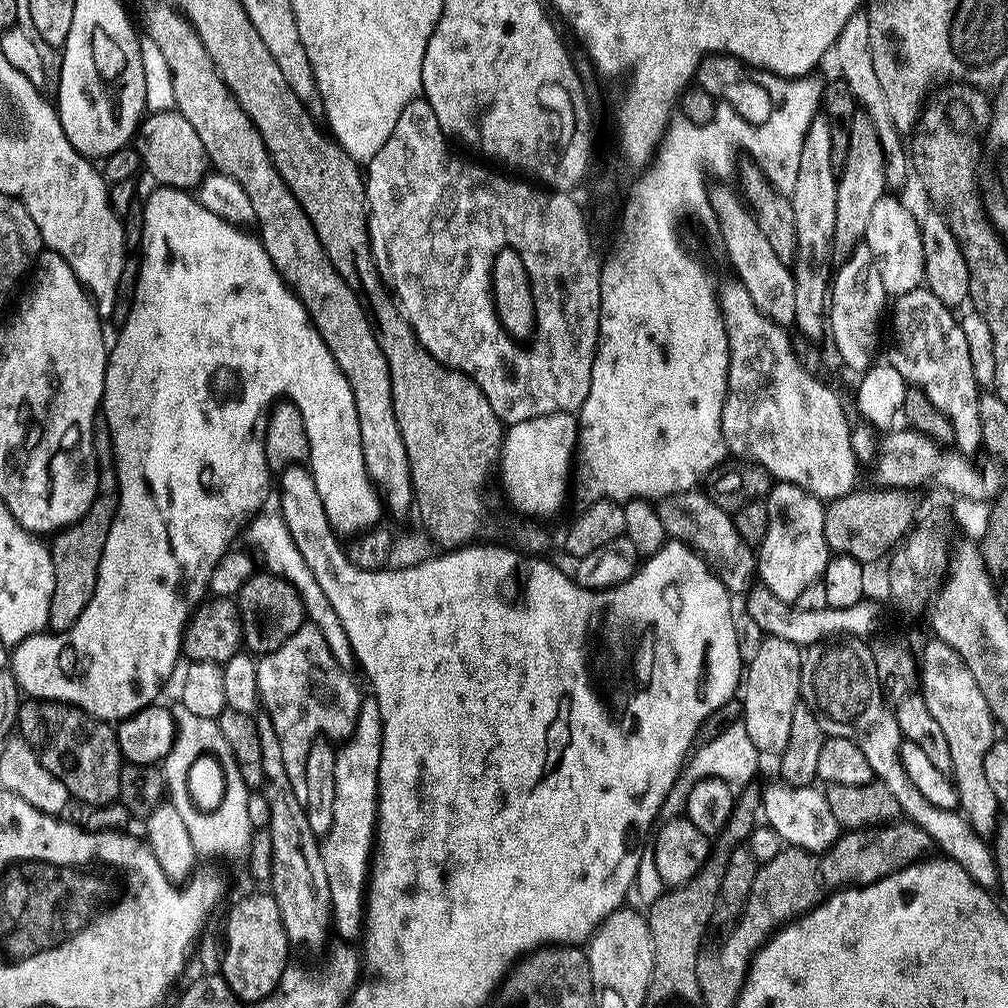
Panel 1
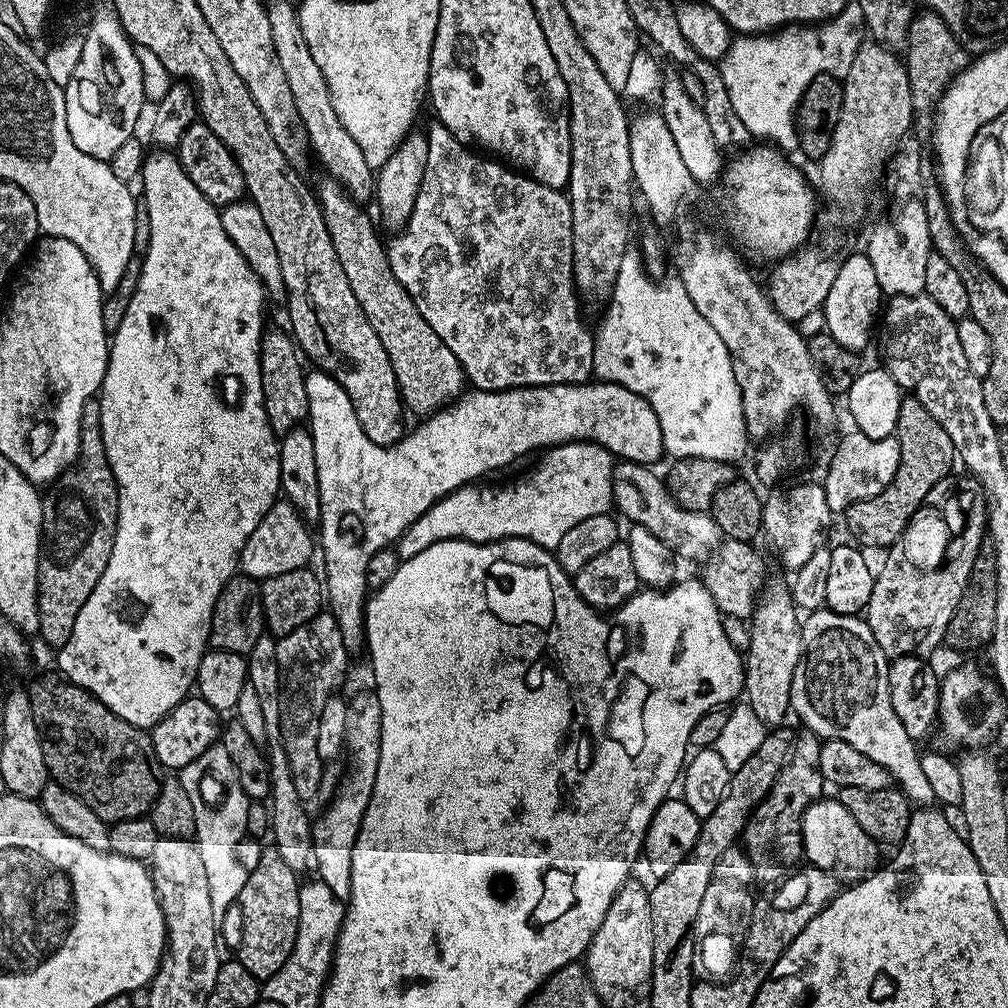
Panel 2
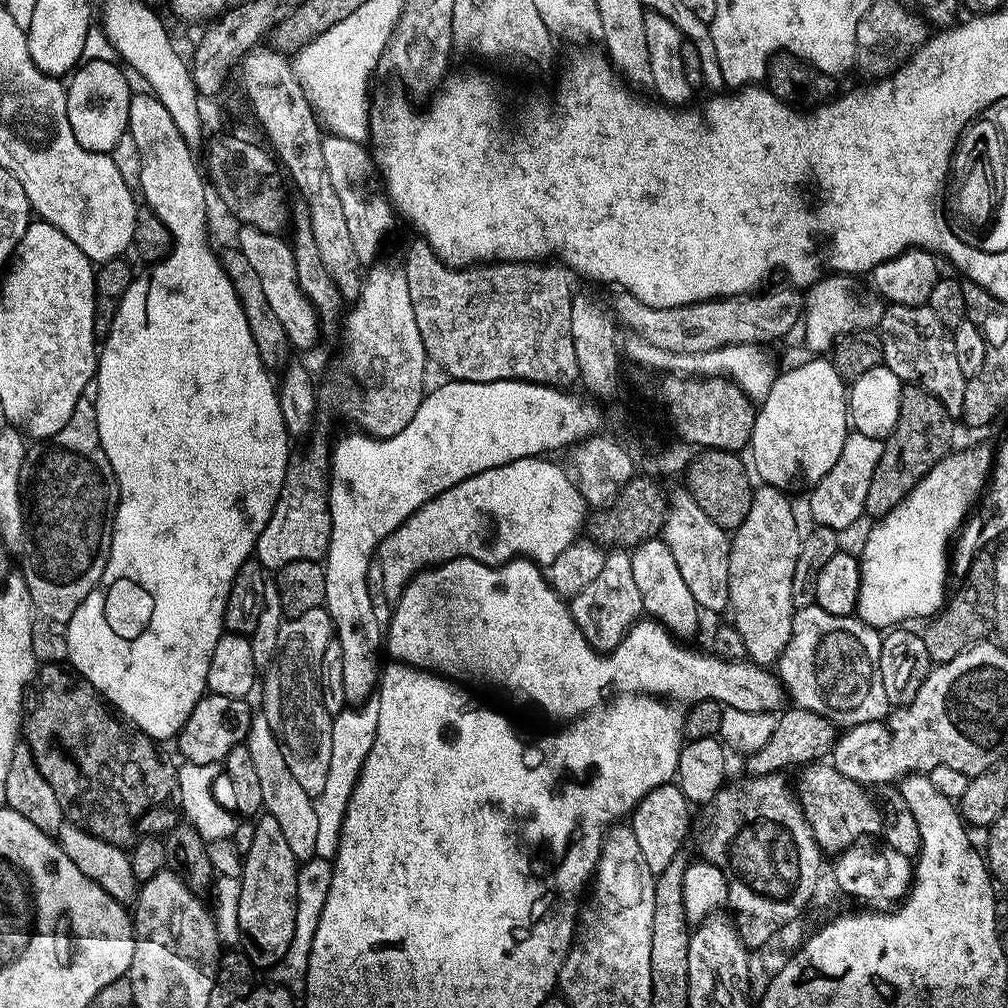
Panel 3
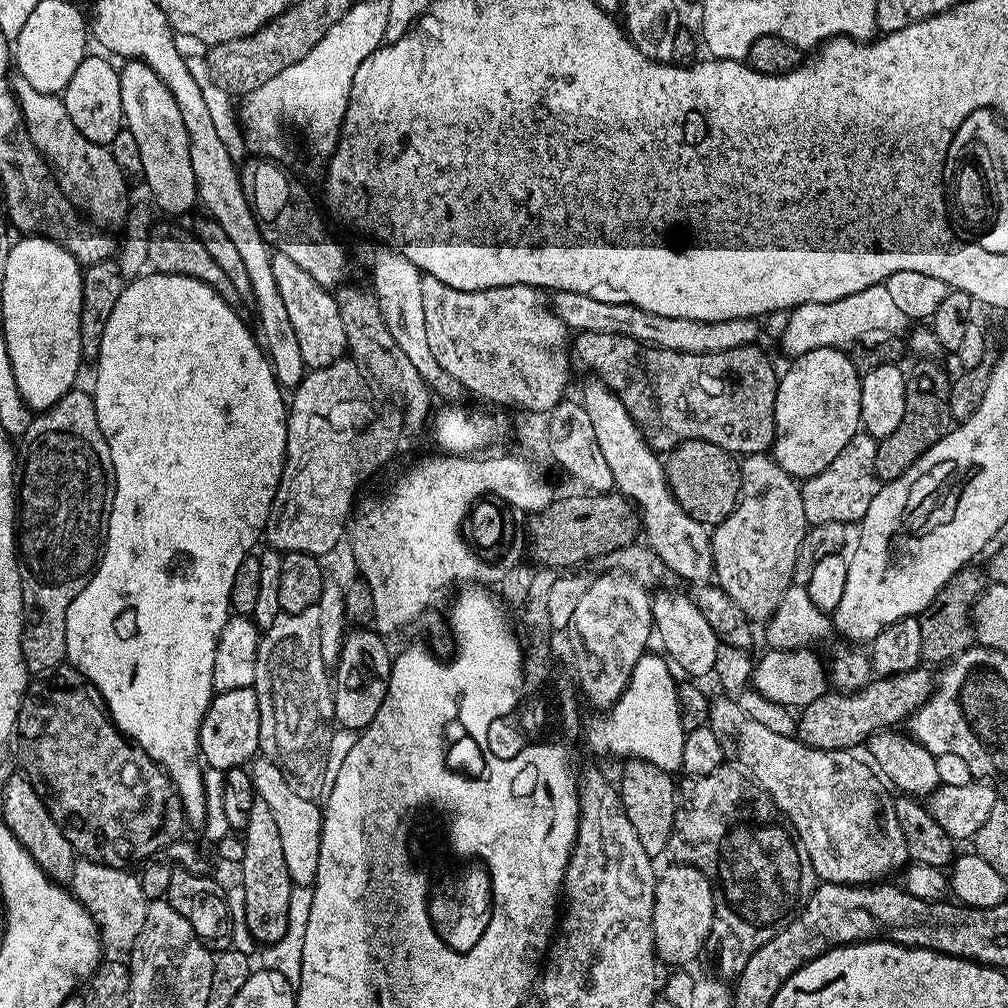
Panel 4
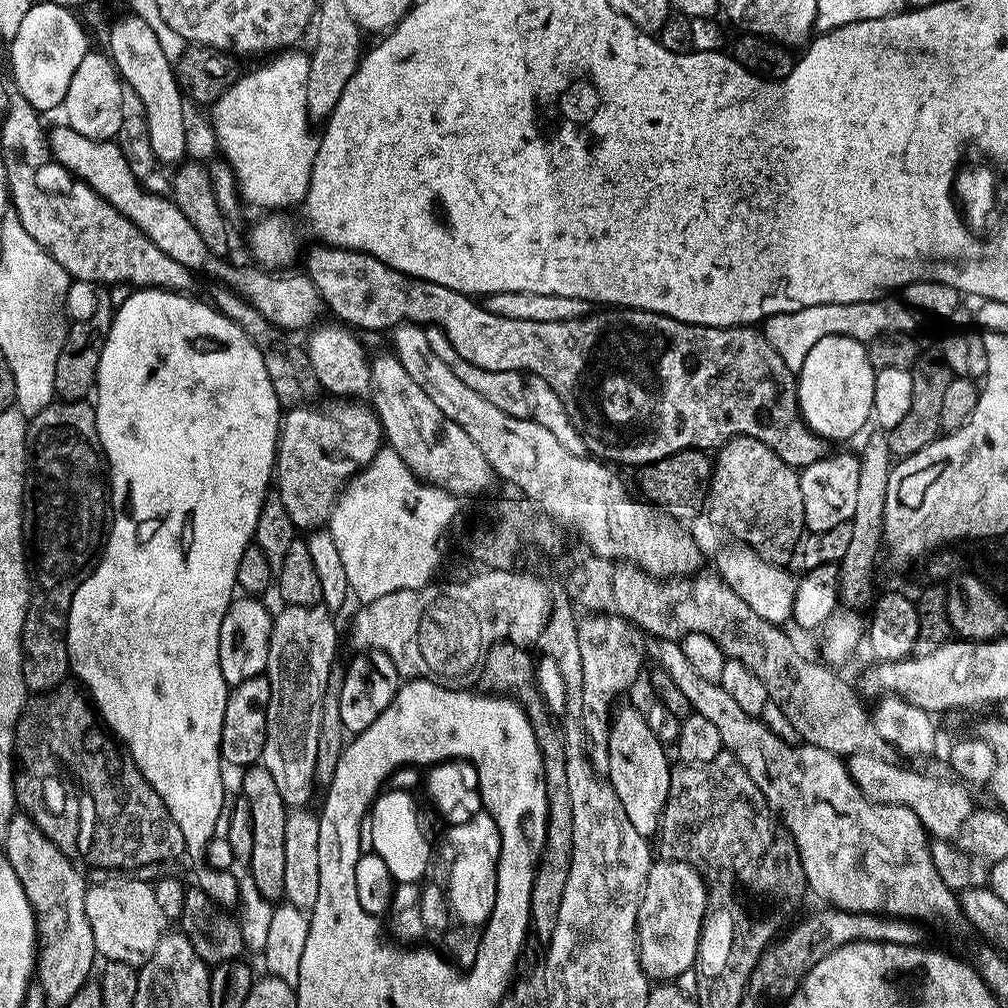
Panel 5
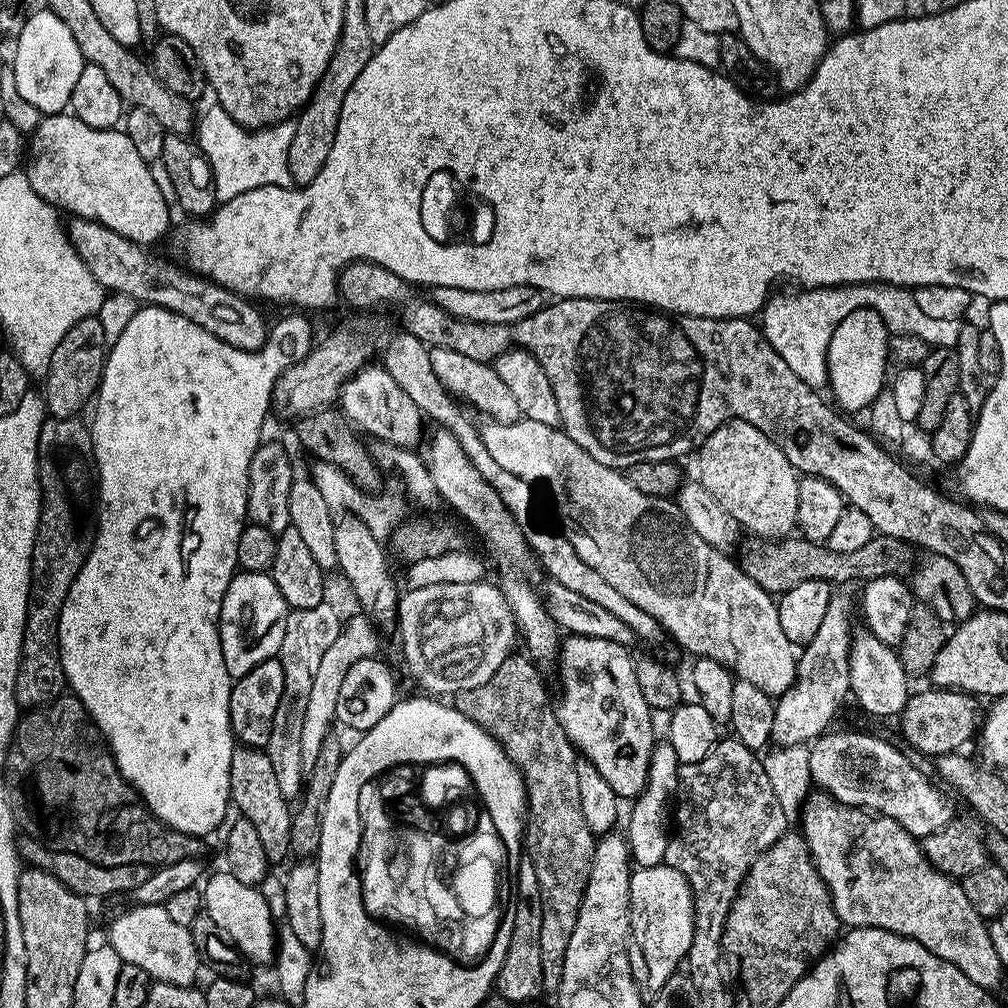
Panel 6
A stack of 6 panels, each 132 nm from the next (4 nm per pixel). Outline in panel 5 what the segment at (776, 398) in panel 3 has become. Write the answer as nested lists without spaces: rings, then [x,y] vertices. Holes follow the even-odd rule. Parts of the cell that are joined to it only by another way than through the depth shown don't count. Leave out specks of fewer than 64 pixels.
[[[846,336],[819,339],[806,355],[796,381],[796,397],[800,403],[801,420],[807,424],[811,432],[823,436],[828,442],[848,440],[851,436],[858,435],[867,426],[868,420],[870,424],[873,419],[874,382],[877,371],[878,369],[872,365],[872,359],[868,357],[868,349],[864,342]]]

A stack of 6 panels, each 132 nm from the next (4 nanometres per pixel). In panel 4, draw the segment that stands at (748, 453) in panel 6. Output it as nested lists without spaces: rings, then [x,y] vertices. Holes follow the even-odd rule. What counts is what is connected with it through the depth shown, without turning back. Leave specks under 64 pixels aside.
[[[748,454],[739,461],[741,488],[739,504],[728,517],[711,529],[712,566],[715,583],[740,607],[741,613],[750,619],[767,621],[777,609],[780,596],[793,583],[794,562],[798,558],[798,546],[809,530],[806,510],[802,510],[801,485],[786,474],[776,460],[768,454]]]

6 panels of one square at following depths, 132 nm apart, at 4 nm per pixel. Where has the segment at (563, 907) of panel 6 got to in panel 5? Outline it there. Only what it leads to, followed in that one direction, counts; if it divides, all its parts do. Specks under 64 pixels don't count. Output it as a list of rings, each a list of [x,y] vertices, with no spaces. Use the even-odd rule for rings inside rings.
[[[511,642],[494,644],[488,652],[484,663],[483,683],[488,683],[493,693],[503,694],[517,701],[532,724],[536,741],[540,747],[544,763],[544,781],[546,782],[546,798],[548,799],[548,833],[544,839],[544,847],[535,867],[536,877],[532,883],[532,894],[528,905],[532,911],[530,921],[534,936],[541,942],[551,940],[554,926],[558,926],[558,906],[562,906],[562,890],[566,890],[566,874],[570,874],[570,858],[572,857],[572,811],[570,810],[570,786],[566,782],[566,750],[561,729],[552,725],[548,717],[548,708],[540,697],[540,692],[532,683],[536,680],[536,668],[532,665],[532,656],[527,647]]]

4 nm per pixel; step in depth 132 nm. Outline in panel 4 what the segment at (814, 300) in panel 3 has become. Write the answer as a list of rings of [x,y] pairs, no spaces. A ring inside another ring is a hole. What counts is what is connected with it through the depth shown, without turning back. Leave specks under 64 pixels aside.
[[[875,284],[857,294],[847,295],[830,303],[804,303],[789,311],[780,342],[791,359],[796,359],[810,350],[820,348],[848,348],[854,341],[873,330],[886,330],[887,333],[903,335],[910,321],[906,314],[891,300],[884,284]]]

